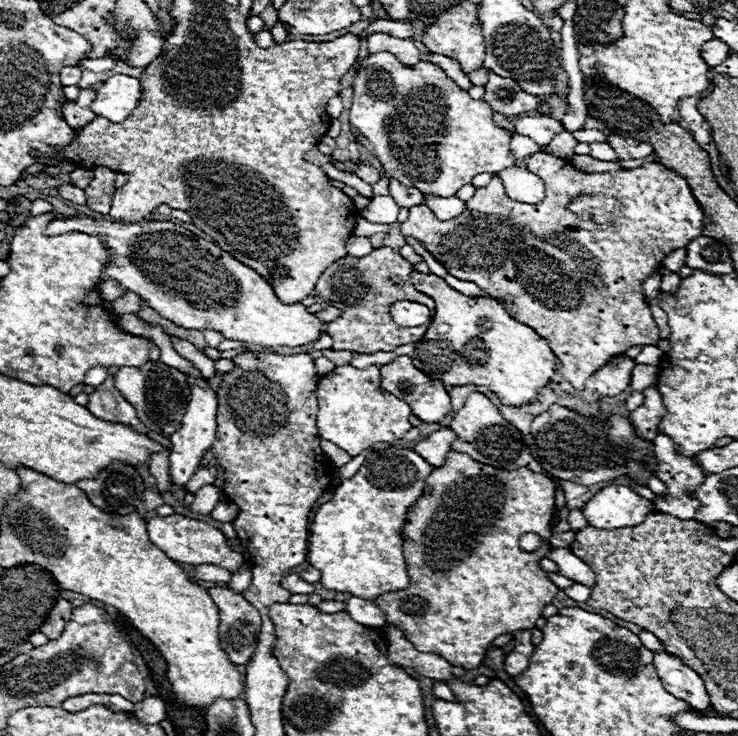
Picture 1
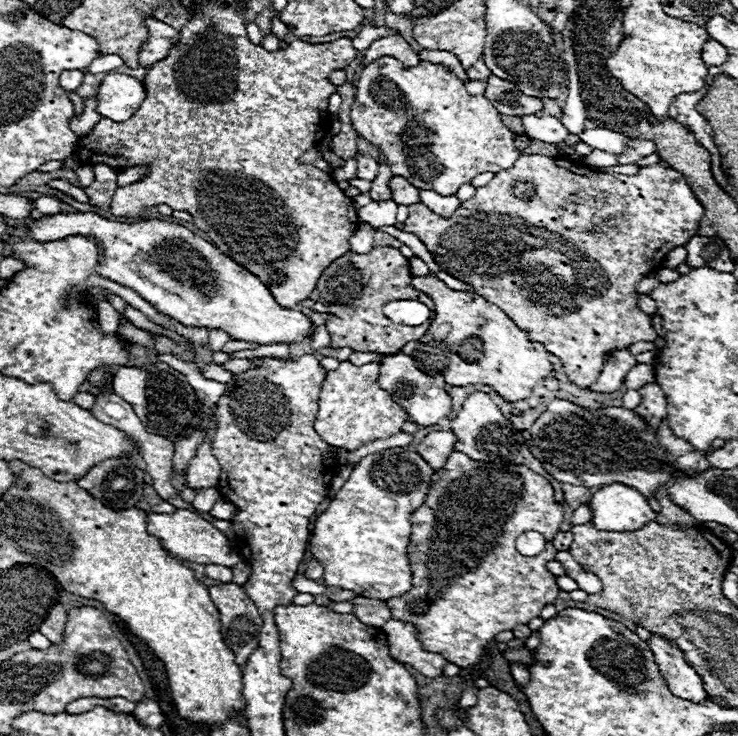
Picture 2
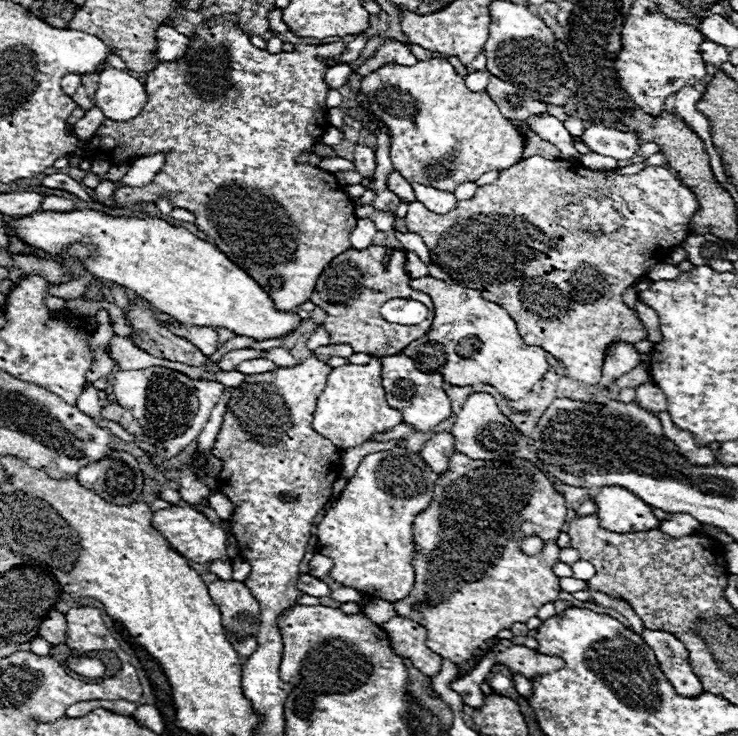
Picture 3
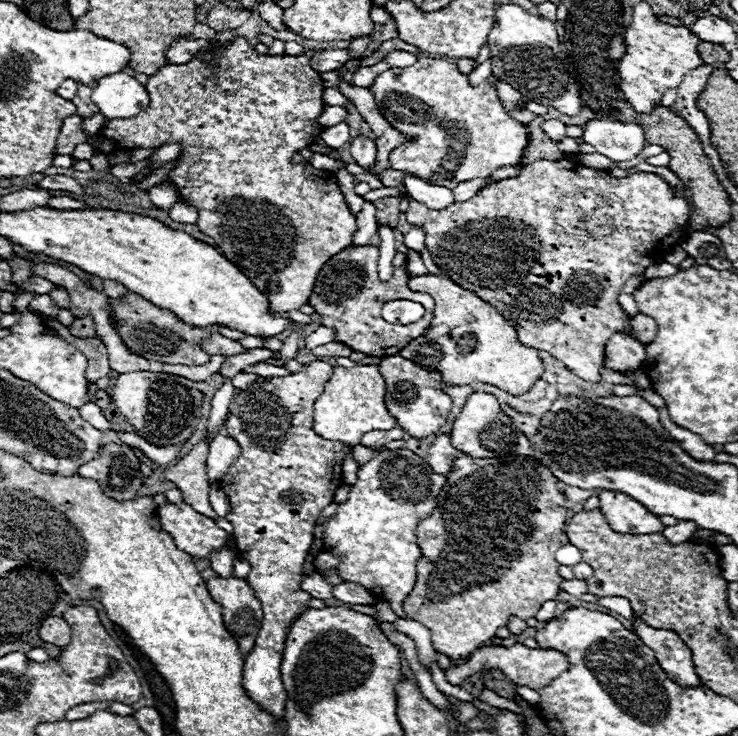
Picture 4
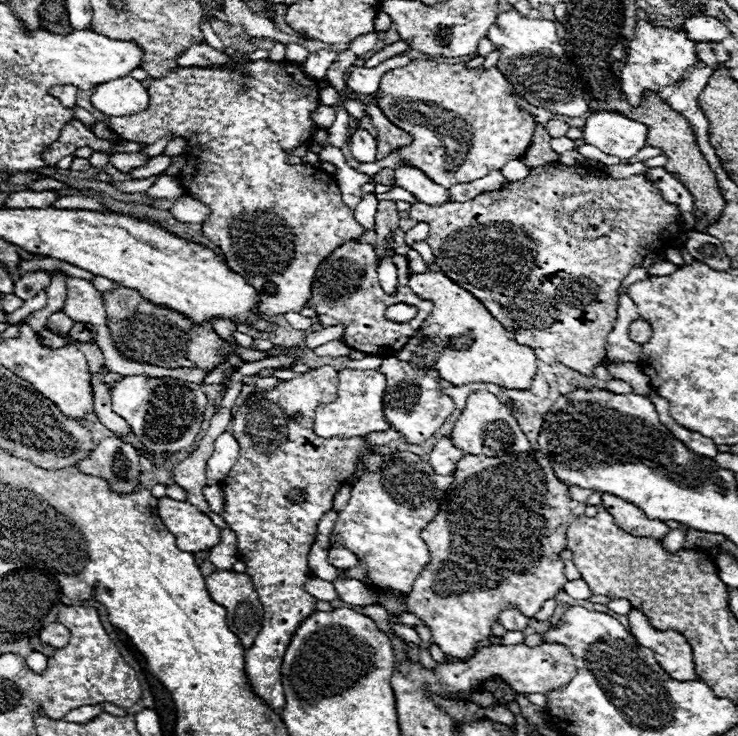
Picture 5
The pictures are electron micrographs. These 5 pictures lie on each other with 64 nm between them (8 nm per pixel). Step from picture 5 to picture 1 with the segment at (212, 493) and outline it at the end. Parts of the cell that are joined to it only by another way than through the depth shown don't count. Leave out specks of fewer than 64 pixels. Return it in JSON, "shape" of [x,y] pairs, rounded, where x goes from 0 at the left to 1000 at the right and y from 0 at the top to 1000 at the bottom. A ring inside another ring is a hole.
{"shape":[[[295,682],[293,690],[285,696],[287,707],[293,709],[317,709],[320,698],[322,698],[322,688],[314,682]]]}

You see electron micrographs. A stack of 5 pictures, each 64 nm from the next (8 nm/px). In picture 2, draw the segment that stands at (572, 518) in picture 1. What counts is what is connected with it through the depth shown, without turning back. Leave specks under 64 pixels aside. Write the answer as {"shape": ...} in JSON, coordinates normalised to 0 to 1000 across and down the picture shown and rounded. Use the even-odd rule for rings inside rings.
{"shape":[[[789,685],[786,690],[778,693],[775,701],[775,712],[786,712],[786,709],[799,709],[802,707],[802,690],[797,685]]]}

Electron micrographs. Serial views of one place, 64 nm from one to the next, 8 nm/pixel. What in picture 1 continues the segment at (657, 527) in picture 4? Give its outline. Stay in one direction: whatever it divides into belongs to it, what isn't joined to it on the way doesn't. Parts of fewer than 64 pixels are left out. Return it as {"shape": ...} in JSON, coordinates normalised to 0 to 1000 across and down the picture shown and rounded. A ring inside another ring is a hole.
{"shape":[[[824,658],[802,679],[791,685],[791,701],[799,715],[829,720],[829,717],[859,717],[886,696],[886,685],[862,671],[848,658]]]}

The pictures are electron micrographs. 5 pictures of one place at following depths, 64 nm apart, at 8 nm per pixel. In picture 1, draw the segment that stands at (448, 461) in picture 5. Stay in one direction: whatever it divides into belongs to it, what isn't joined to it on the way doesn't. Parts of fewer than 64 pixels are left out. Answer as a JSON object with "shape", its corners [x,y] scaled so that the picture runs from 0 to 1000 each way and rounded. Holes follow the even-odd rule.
{"shape":[[[607,582],[602,584],[591,584],[583,592],[577,592],[575,598],[569,598],[561,606],[561,614],[566,614],[580,630],[585,630],[588,636],[599,633],[604,625],[604,617],[612,611],[612,601],[618,598],[618,590]]]}

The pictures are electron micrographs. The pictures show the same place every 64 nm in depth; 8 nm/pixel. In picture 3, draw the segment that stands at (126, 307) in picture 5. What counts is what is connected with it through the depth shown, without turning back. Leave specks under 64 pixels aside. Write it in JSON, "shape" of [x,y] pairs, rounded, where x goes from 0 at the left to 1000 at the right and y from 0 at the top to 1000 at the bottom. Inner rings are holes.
{"shape":[[[173,408],[173,413],[176,424],[171,427],[171,432],[173,440],[179,443],[176,462],[187,473],[230,492],[247,492],[257,497],[271,497],[279,492],[279,484],[260,465],[233,454],[228,443],[211,435],[211,427],[217,424],[209,421],[209,416],[203,416],[201,410],[182,413],[179,408]]]}

